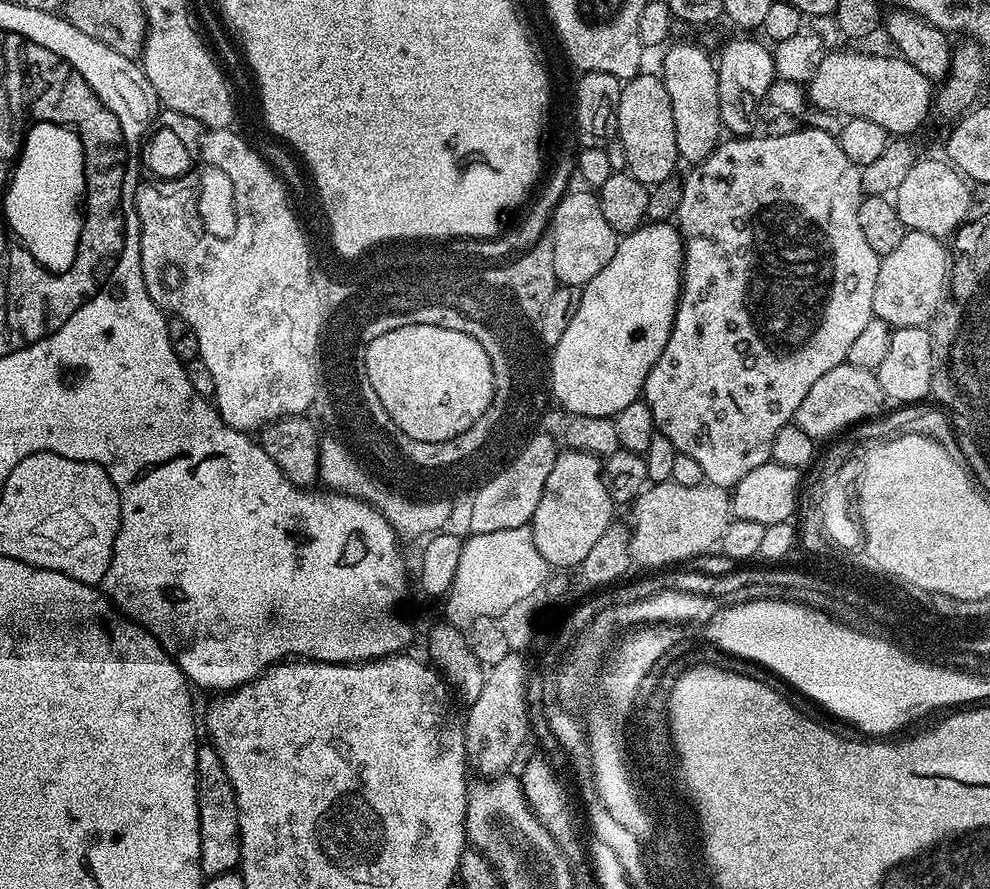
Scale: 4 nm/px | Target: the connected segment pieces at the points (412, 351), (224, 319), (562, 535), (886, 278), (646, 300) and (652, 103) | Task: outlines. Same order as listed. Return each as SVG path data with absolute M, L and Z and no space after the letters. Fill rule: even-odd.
M425 324L417 328L404 328L404 332L392 332L392 336L376 340L367 361L372 372L372 384L376 384L374 392L378 394L386 412L399 430L421 442L446 442L461 434L462 430L470 428L472 420L488 403L491 392L488 355L480 341L470 338L470 334Z
M228 128L205 131L200 141L200 159L186 175L178 176L175 180L156 178L151 181L153 184L137 183L136 213L140 219L142 274L150 298L154 298L154 302L165 313L182 318L182 322L187 322L194 329L198 338L199 360L206 362L206 367L214 378L216 411L231 428L252 434L265 424L272 424L287 416L305 415L304 405L312 400L312 372L308 372L308 364L304 364L304 360L292 352L292 344L288 344L288 336L284 336L284 328L276 324L276 312L272 312L272 304L276 304L276 296L280 296L284 288L296 288L296 284L304 284L304 280L308 280L308 252L304 252L300 228L296 228L296 220L292 220L292 212L288 212L288 204L284 204L284 192L280 192L280 184L272 180L273 165L264 161L238 133L232 131Z
M564 450L556 457L545 490L534 510L530 529L533 541L549 565L575 569L590 554L594 542L613 523L614 505L604 478L601 457L589 452Z
M905 231L897 248L880 258L872 308L926 308L934 316L946 300L950 279L950 252L944 249L944 244L938 236Z
M645 223L643 226L627 233L627 235L617 243L616 249L614 250L614 258L610 258L608 265L604 267L590 283L583 285L582 302L578 302L578 311L575 312L574 318L566 330L566 334L562 334L562 338L550 352L552 357L551 395L554 397L555 402L557 400L557 402L568 411L568 414L572 416L611 416L614 418L622 410L626 410L626 406L630 406L630 402L641 399L646 378L650 374L654 362L658 362L662 350L666 350L666 342L670 338L672 327L674 326L676 307L680 301L680 285L684 275L685 243L686 241L684 237L680 235L679 227L677 227L675 223Z
M641 74L621 87L616 136L626 150L626 170L638 182L651 186L677 175L676 164L681 163L681 158L678 138L674 138L674 110L670 94L666 94L666 86L659 75Z

